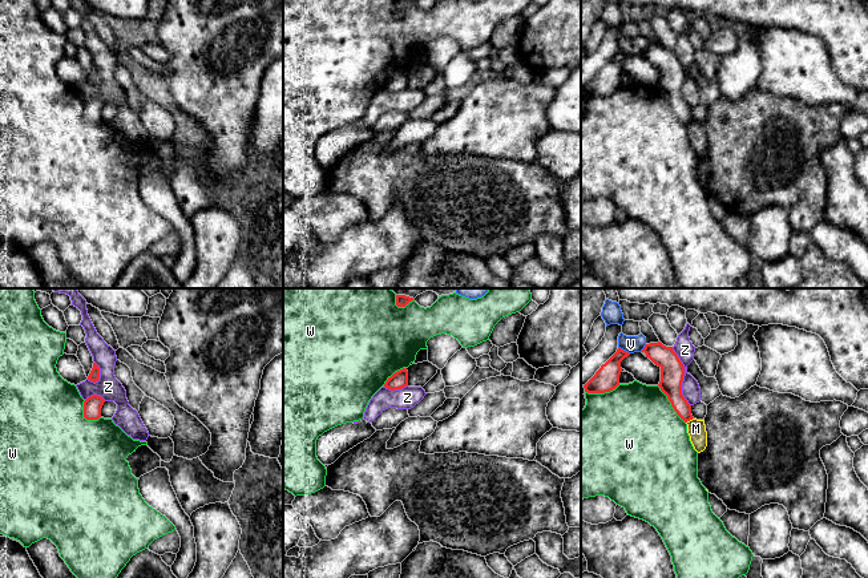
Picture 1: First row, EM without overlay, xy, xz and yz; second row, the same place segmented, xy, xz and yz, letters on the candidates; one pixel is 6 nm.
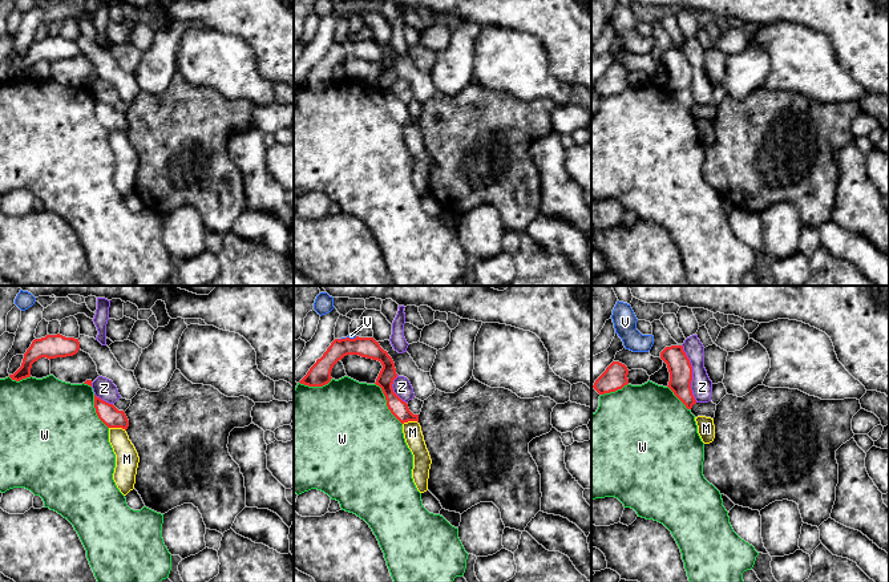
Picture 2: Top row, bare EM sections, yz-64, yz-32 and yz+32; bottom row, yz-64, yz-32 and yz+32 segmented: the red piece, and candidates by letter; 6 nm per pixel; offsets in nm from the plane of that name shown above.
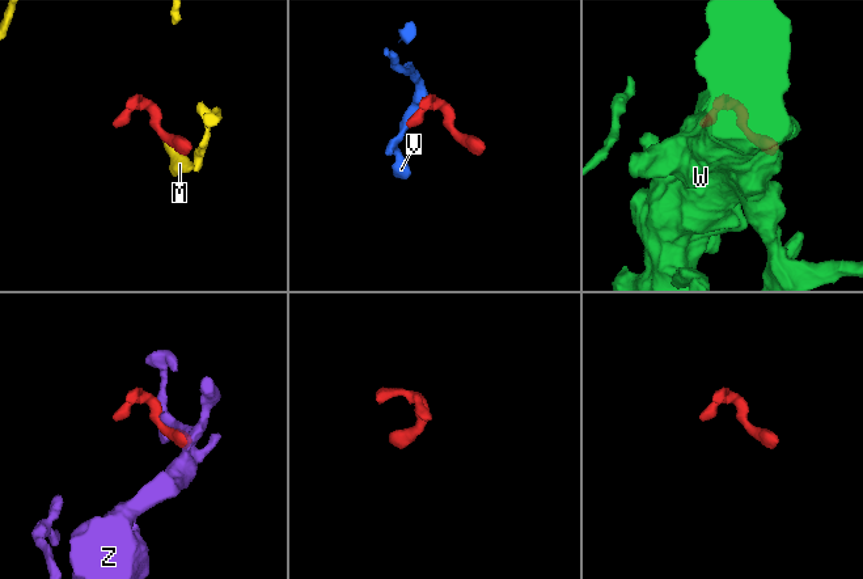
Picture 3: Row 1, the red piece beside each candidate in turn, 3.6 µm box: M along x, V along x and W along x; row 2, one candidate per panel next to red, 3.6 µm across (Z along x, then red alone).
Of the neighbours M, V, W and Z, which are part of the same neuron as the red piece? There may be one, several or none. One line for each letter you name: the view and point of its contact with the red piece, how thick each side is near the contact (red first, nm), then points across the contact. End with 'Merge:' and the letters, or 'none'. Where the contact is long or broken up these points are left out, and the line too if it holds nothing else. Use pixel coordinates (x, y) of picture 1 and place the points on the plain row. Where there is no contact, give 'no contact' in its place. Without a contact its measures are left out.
Merge: none

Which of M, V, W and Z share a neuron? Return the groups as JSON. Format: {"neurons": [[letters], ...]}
{"neurons": [["M"], ["V"], ["W"], ["Z"]]}

